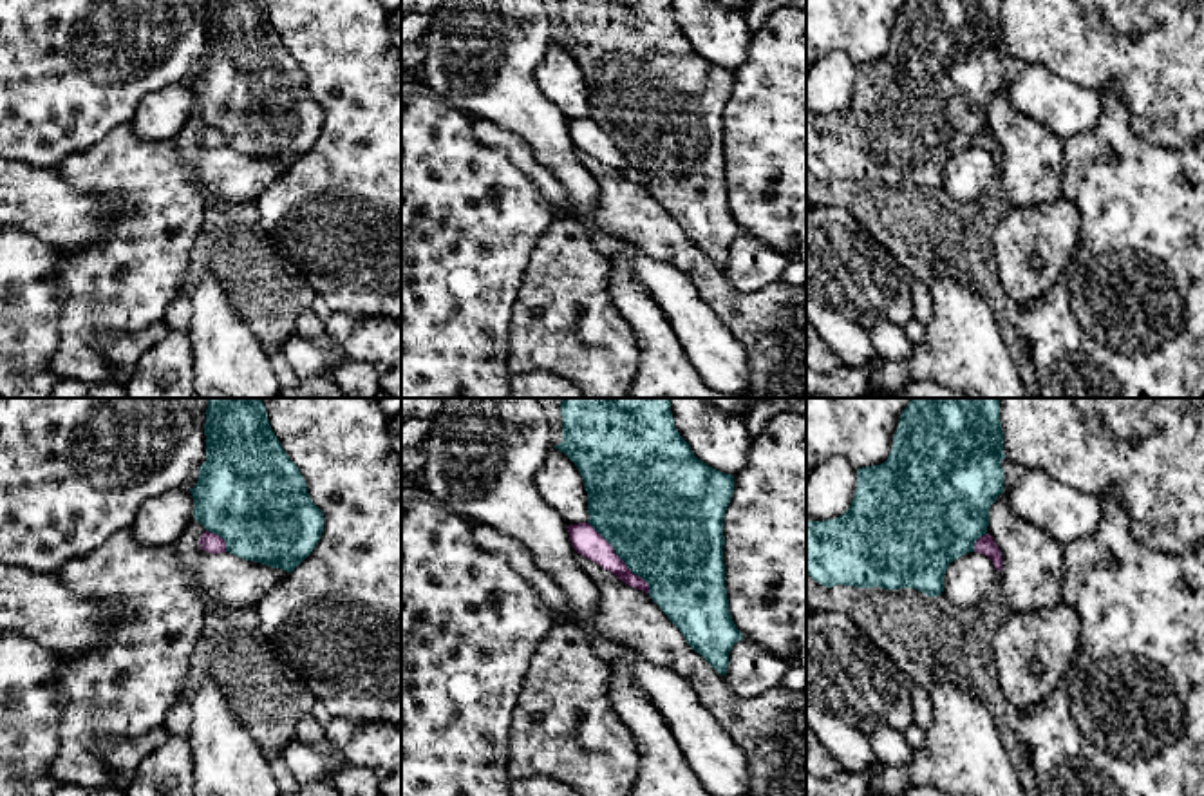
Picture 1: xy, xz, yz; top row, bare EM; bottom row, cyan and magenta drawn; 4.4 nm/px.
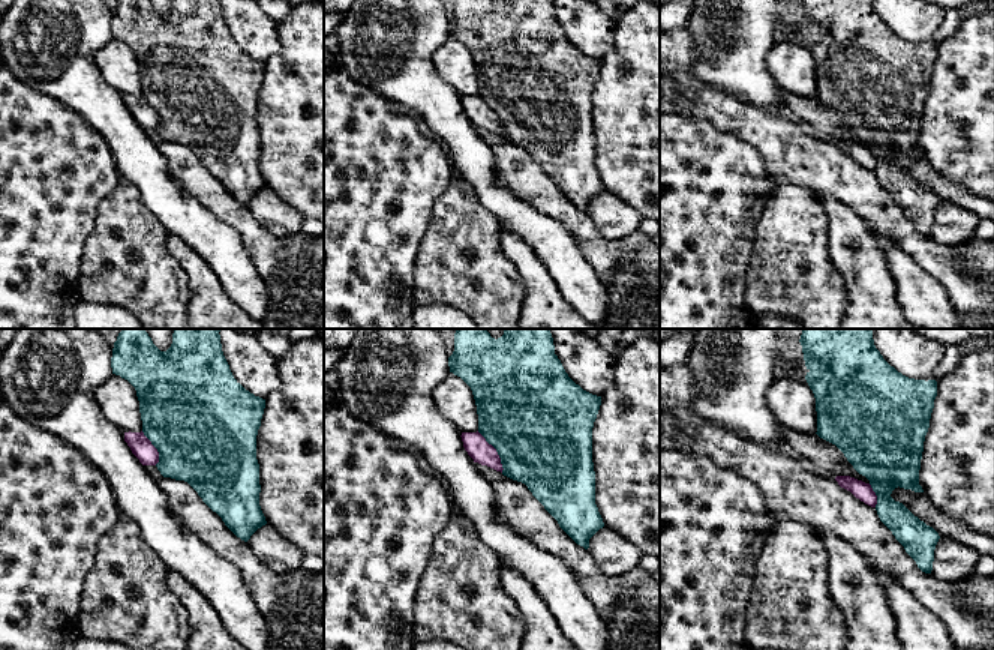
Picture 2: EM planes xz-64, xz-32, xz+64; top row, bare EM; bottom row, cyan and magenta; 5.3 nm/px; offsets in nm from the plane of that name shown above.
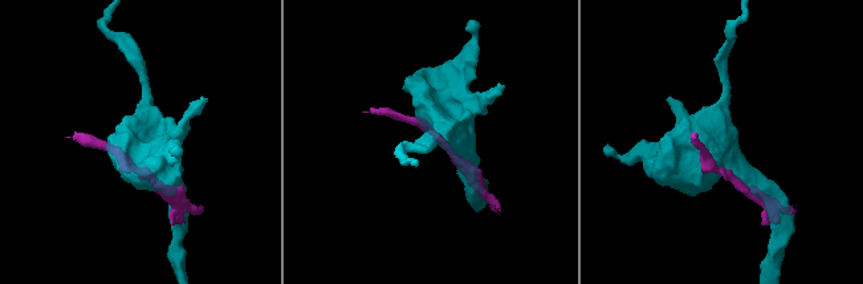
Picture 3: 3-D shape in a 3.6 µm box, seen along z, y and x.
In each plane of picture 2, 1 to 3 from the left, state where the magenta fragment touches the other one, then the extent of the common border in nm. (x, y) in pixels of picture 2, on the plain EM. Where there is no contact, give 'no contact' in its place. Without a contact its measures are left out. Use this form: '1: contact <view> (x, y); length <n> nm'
1: contact xz-64 (155, 110); length 200 nm
2: contact xz-32 (496, 114); length 260 nm
3: contact xz+64 (876, 158); length 130 nm

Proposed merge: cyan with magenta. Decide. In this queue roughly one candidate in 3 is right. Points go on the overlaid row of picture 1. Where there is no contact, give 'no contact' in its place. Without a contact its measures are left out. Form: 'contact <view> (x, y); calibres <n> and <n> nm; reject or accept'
contact xz (619, 556); calibres 500 and 120 nm; reject

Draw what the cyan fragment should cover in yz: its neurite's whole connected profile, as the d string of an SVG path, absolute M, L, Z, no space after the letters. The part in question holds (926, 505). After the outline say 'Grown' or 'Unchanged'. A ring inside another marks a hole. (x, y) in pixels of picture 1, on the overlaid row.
M911 398L908 407L902 411L898 427L893 436L893 447L888 460L880 465L857 469L857 488L850 508L826 521L806 521L806 573L819 584L832 588L837 584L855 586L855 588L884 588L900 590L915 588L927 597L942 595L944 575L947 566L974 552L974 543L987 534L989 526L989 508L1000 494L1003 494L1003 431L1000 422L1000 398Z. Unchanged

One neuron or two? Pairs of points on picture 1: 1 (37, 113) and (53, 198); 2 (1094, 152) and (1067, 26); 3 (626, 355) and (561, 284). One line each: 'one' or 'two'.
1: two
2: two
3: one

